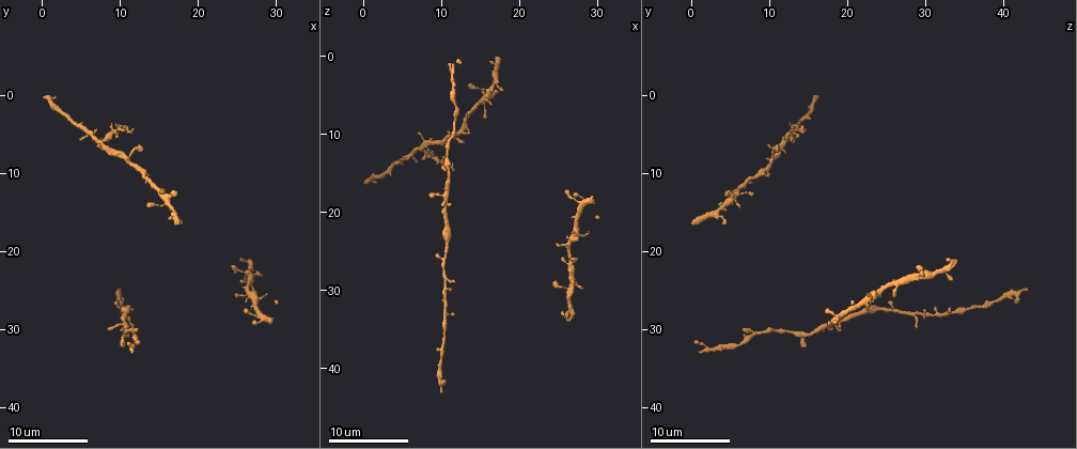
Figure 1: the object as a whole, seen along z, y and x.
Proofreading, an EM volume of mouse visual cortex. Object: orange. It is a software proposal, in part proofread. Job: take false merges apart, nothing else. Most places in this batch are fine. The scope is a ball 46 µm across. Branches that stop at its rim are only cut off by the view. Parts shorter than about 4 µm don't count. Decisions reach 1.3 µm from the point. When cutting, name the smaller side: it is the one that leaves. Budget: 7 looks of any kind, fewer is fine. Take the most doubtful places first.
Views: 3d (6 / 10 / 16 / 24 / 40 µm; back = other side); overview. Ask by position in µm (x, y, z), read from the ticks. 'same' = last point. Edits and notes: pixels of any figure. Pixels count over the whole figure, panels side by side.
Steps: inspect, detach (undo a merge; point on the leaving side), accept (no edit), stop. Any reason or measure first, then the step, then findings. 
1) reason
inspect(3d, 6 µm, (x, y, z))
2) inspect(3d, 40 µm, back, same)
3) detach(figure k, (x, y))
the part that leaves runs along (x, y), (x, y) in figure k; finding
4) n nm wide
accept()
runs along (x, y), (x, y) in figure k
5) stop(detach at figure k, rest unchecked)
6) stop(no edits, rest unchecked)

arms run side by side
inspect(3d, 6 µm, (8.0, 6.0, 12.5))

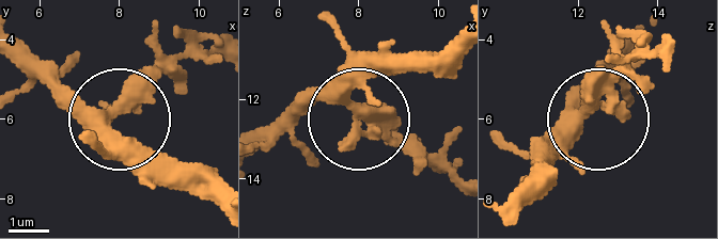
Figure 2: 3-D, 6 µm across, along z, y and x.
other side
inspect(3d, 6 µm, back, (7.75, 5.90, 12.10))

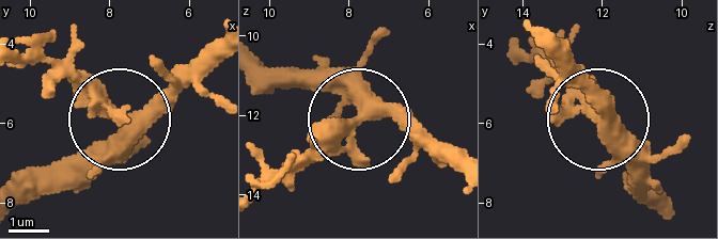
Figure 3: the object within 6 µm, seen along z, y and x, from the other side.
detach(figure 3, (43, 91))
the part that leaves runs along (88, 90), (20, 62) in figure 3; two neurons meet here

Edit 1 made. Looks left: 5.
inspect(overview)

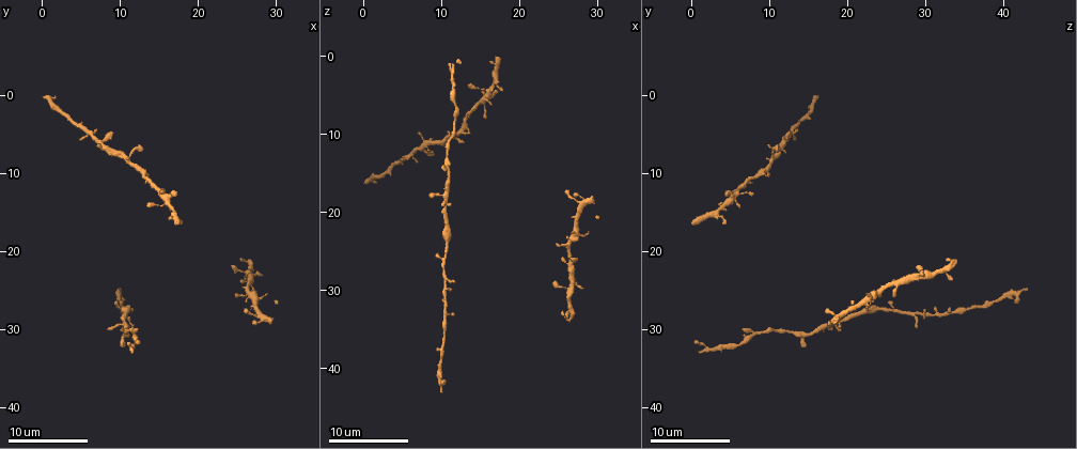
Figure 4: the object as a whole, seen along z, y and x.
inspect(3d, 6 µm, (11.5, 30.5, 7.5))

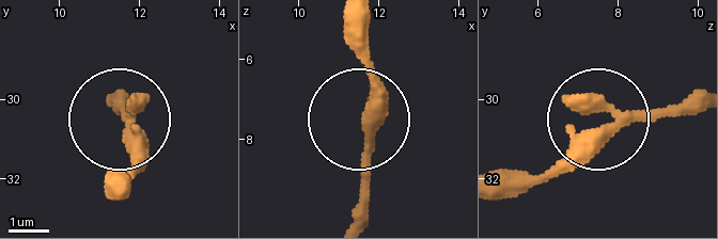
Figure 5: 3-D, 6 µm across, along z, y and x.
accept()
all the same neuron

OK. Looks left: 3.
four arms meet
inspect(3d, 6 µm, (11.0, 28.0, 29.5))

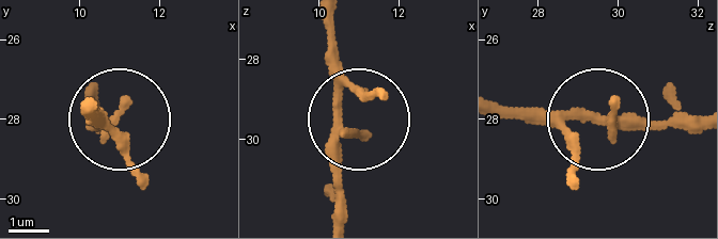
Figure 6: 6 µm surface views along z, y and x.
accept()
runs along (498, 110), (692, 121) in figure 6; all the same neuron

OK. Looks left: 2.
stop(detach at figure 3, rest unchecked)

